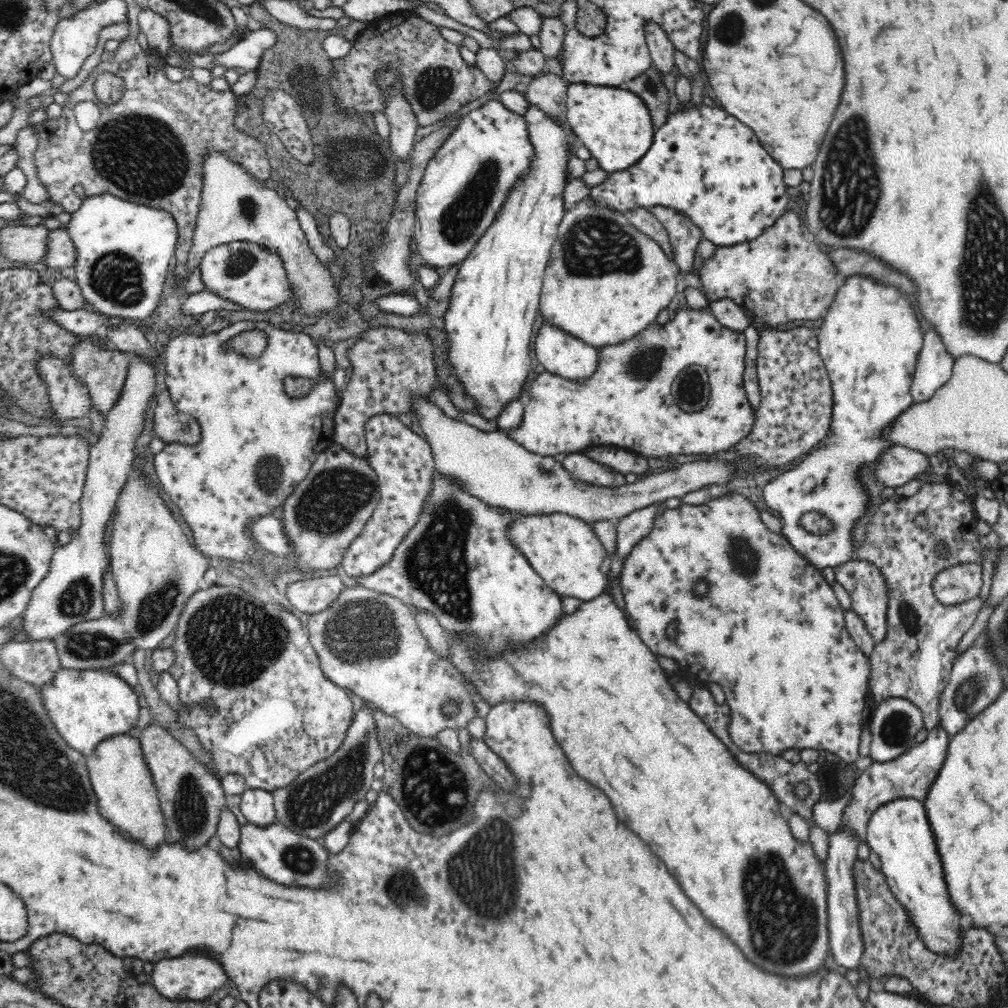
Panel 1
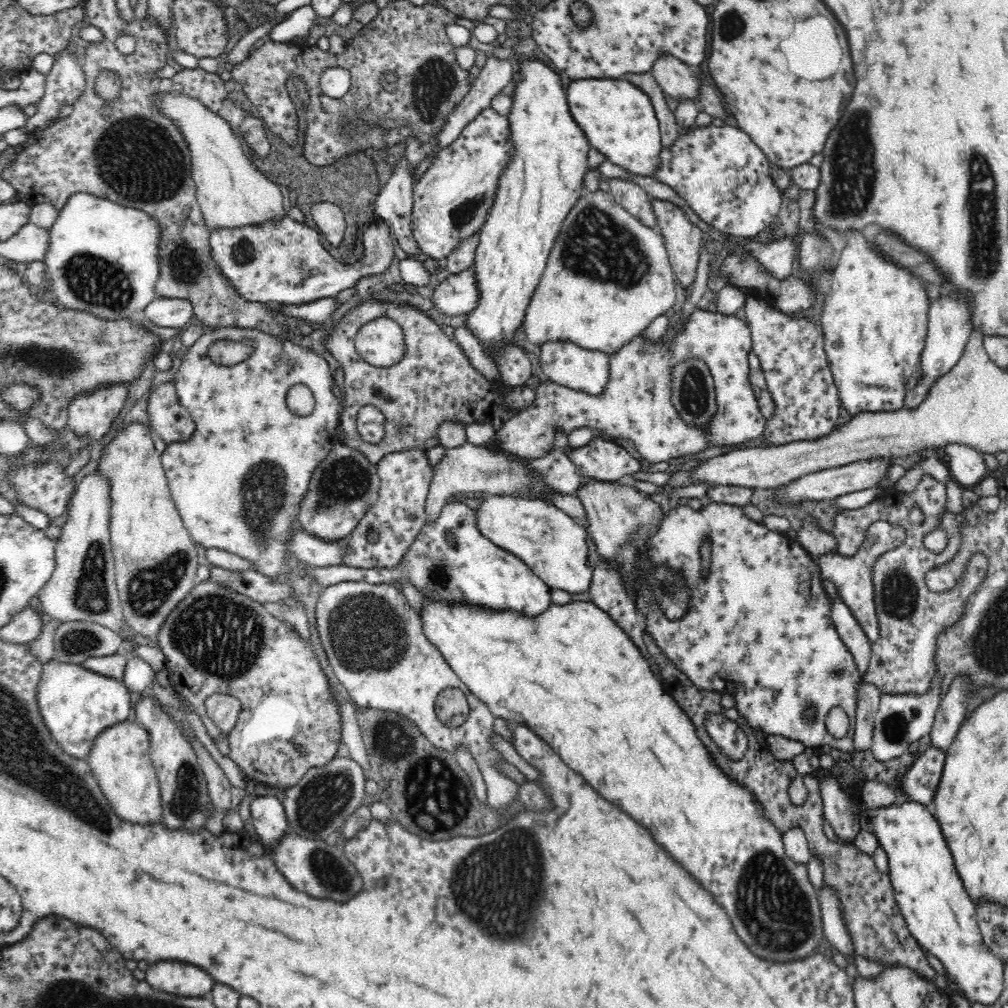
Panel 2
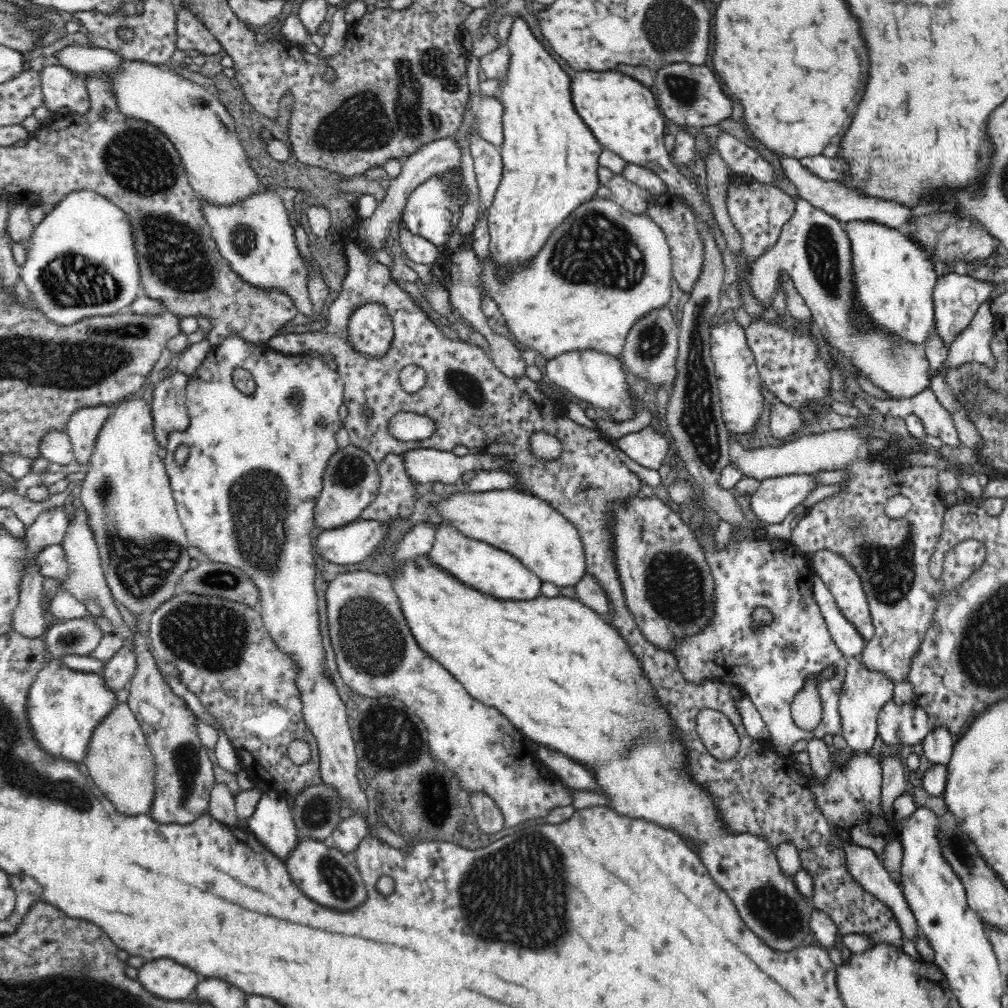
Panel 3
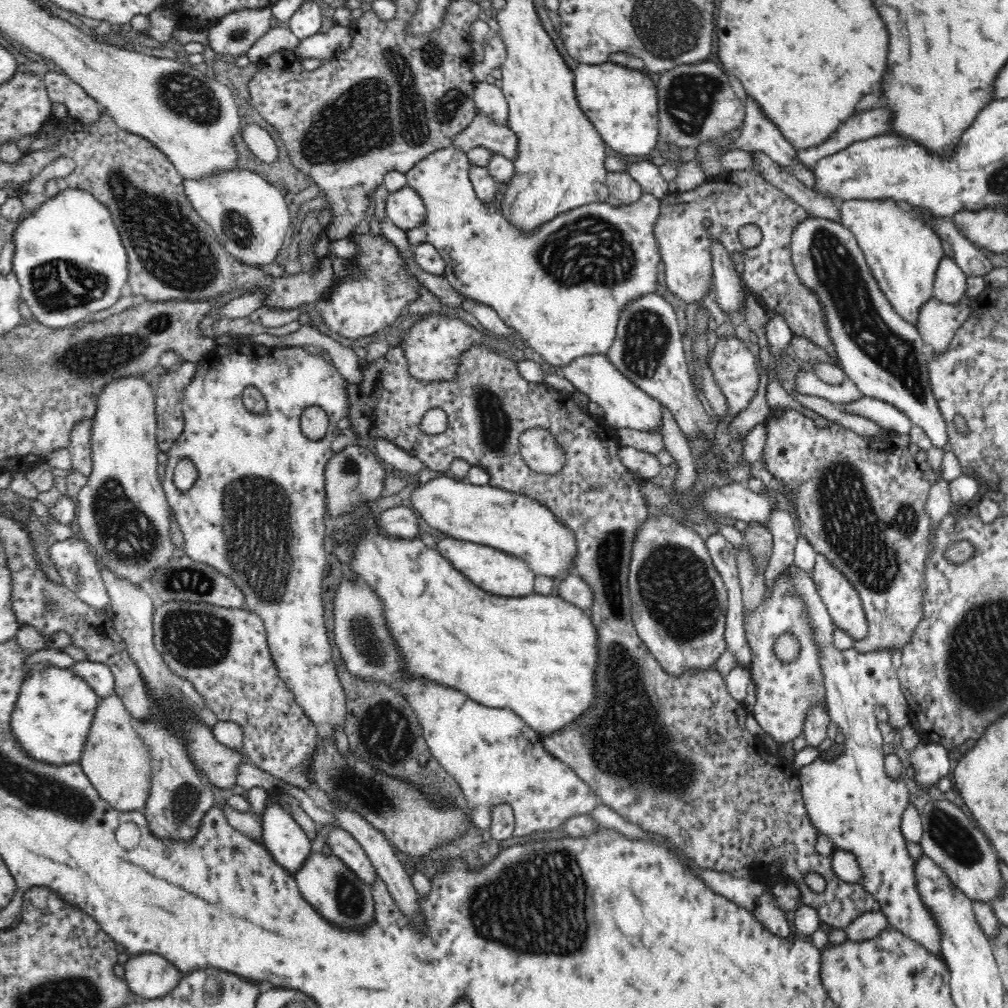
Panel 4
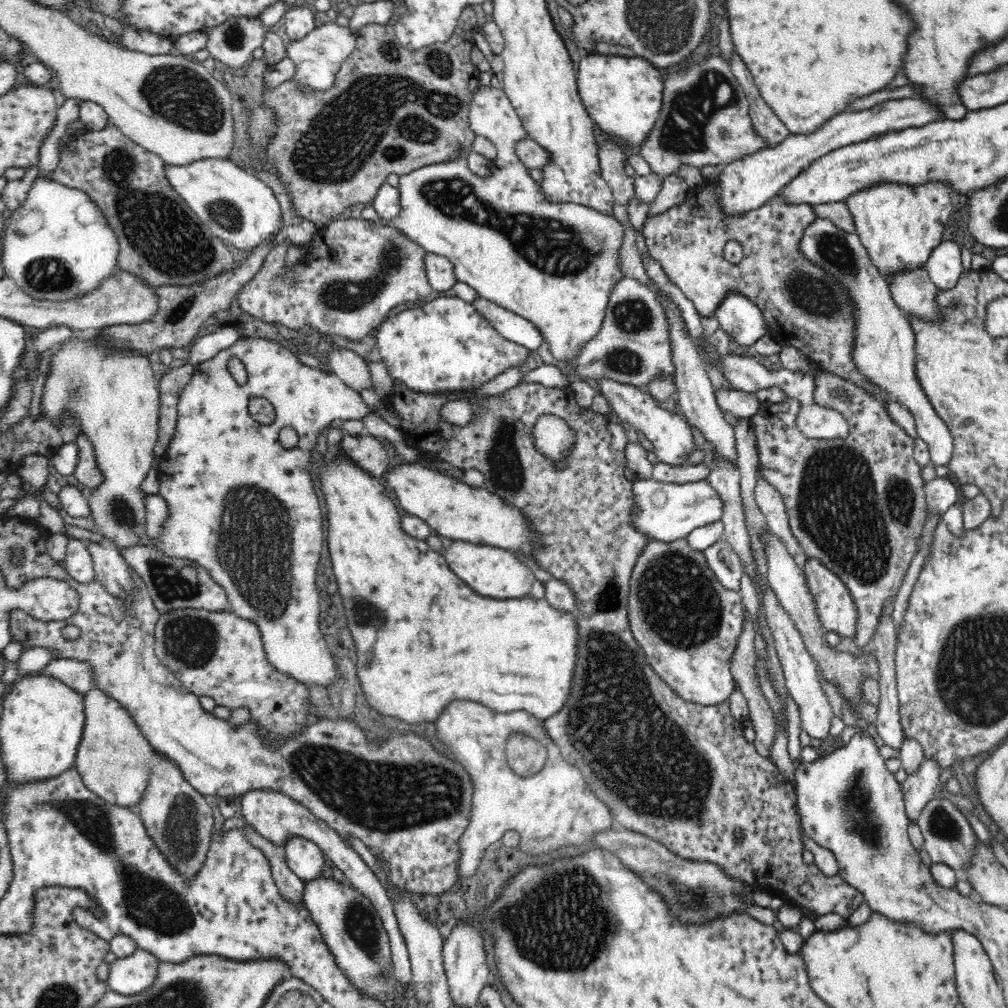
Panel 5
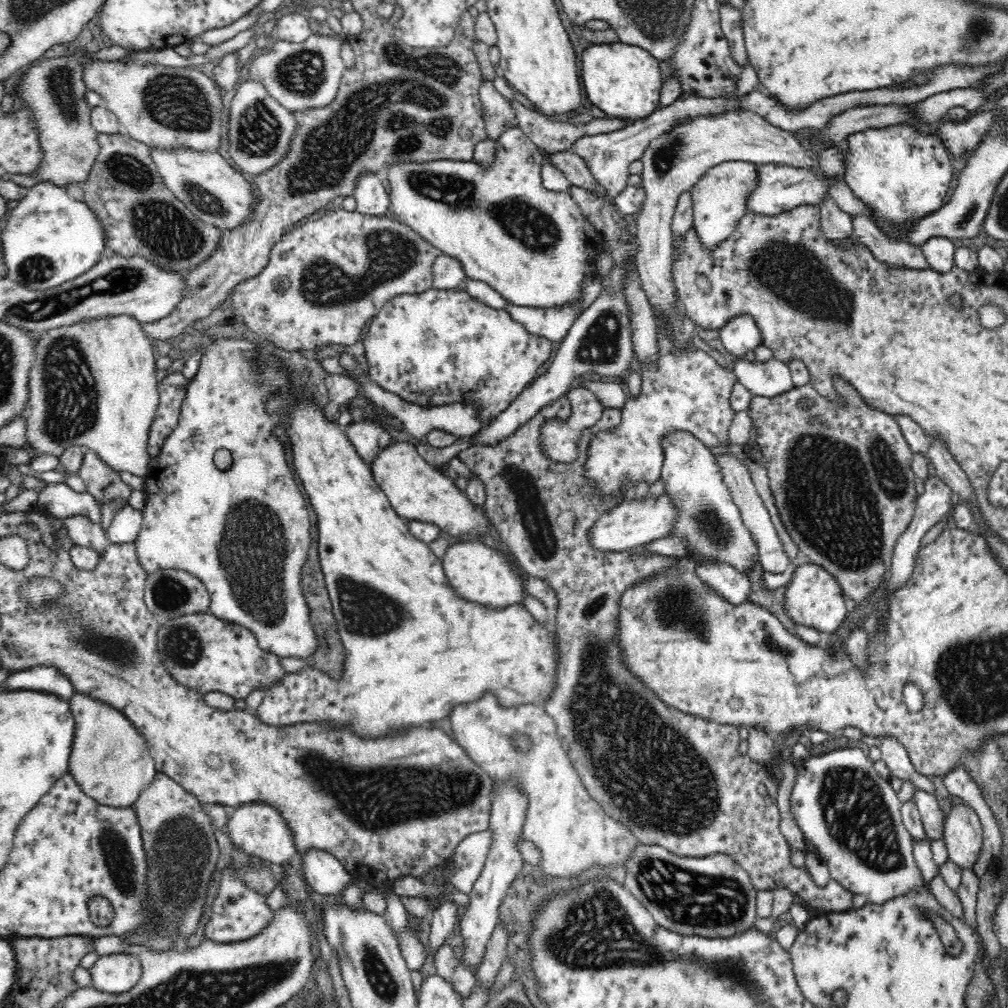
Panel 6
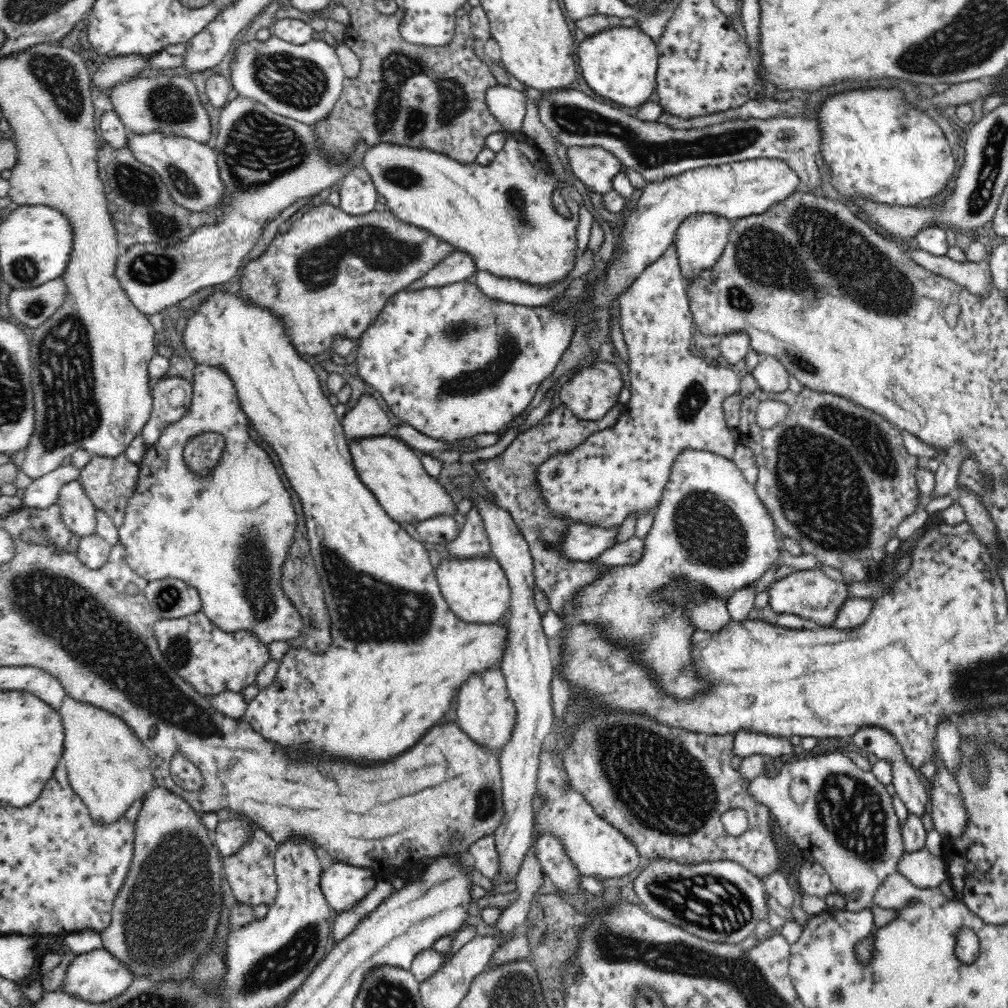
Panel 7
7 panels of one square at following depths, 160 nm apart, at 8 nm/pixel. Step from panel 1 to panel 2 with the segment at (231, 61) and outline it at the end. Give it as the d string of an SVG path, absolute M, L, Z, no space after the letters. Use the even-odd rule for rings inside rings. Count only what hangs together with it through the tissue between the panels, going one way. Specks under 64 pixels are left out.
M309 5L292 10L288 14L288 18L278 22L269 31L271 40L282 43L294 43L296 40L300 40L304 45L309 37L310 28L313 26L313 18L313 10Z

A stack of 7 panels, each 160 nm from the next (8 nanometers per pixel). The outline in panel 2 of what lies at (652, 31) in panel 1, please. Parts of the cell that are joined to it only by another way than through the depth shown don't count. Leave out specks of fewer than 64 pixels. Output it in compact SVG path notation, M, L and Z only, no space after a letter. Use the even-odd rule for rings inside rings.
M664 53L651 68L654 78L658 81L664 96L669 96L677 102L682 99L690 99L696 103L699 111L704 111L697 100L700 92L700 80L696 72L696 84L688 84L692 80L692 67L684 64L680 59Z

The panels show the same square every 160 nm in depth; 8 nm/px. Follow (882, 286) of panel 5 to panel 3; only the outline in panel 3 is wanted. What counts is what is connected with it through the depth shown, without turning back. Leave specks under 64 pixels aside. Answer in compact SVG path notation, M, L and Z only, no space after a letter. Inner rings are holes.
M799 197L795 199L796 210L794 216L784 226L778 244L768 253L762 255L752 266L747 266L746 281L749 282L752 292L756 298L759 298L765 306L770 307L773 300L774 284L777 280L778 272L786 271L793 281L795 288L802 295L805 303L810 307L813 322L816 322L822 337L838 351L840 358L843 358L849 366L856 367L860 374L865 376L866 380L872 382L874 387L886 393L886 398L900 401L902 399L911 399L915 394L926 390L931 386L931 373L929 360L920 355L920 346L910 341L900 339L898 335L890 335L885 328L879 324L873 324L868 318L863 316L857 304L857 286L855 279L852 280L852 266L846 266L842 260L844 256L852 256L852 243L850 236L843 230L842 222L835 217L827 214L812 206L810 202ZM838 246L846 246L846 254L838 250Z

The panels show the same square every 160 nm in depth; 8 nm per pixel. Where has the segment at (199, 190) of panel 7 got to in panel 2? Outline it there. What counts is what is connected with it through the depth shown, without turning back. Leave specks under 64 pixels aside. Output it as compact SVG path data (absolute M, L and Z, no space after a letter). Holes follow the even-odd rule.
M286 214L280 219L267 221L266 223L259 223L258 225L239 226L239 228L232 229L228 229L226 226L219 226L219 228L212 229L209 242L212 256L214 257L216 264L218 264L218 267L220 267L220 271L222 271L222 274L226 275L226 279L230 281L231 285L234 286L242 298L245 298L250 302L276 302L282 305L302 306L303 304L308 304L309 302L321 302L323 298L333 297L335 294L338 294L340 290L352 288L356 283L360 282L360 280L364 280L364 278L374 278L374 276L384 274L384 272L390 268L390 264L394 258L394 244L391 227L388 225L386 220L380 218L377 218L376 222L372 224L368 224L365 232L363 233L364 256L354 265L347 267L340 267L336 262L334 262L332 256L328 253L328 250L324 248L325 243L323 242L322 237L314 227L311 228L308 224L298 224L298 222L295 222Z

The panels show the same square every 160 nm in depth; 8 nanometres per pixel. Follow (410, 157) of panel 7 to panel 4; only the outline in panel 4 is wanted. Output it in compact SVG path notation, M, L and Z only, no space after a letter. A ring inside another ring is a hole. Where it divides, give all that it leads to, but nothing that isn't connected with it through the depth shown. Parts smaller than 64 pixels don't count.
M450 144L450 146L434 151L426 158L422 158L421 161L417 162L414 168L411 168L405 174L406 184L420 195L420 199L422 199L424 207L426 207L426 219L423 219L423 224L415 226L414 229L405 231L408 243L412 248L420 244L430 244L434 246L446 262L447 282L463 296L464 301L471 303L471 305L481 305L485 308L489 308L495 314L500 315L500 318L512 328L513 333L517 332L528 346L532 347L538 354L541 354L541 357L544 358L548 364L561 368L569 365L578 357L585 357L589 354L604 355L604 352L610 348L615 336L618 334L616 324L618 324L618 316L620 310L624 308L624 305L628 304L628 302L632 302L634 298L642 296L642 294L656 292L656 286L658 286L658 271L660 271L661 268L661 261L660 253L658 253L658 246L656 245L653 234L653 226L660 215L661 199L653 194L643 192L637 202L622 205L621 207L610 206L610 204L602 202L594 202L560 214L553 220L544 222L544 224L540 225L539 228L536 228L534 231L522 232L522 229L518 229L518 226L514 225L514 223L510 223L510 219L506 218L506 215L502 213L502 190L504 190L504 192L507 191L507 186L511 178L508 178L506 182L497 184L497 190L499 190L497 191L497 196L499 197L496 197L495 200L500 200L500 206L492 206L492 203L484 203L479 200L469 177L469 168L471 165L467 152L464 152L459 146Z

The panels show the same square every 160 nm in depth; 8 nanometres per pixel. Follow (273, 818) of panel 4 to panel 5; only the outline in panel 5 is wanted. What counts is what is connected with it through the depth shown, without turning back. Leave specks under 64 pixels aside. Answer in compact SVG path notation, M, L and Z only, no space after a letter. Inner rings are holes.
M294 837L285 844L285 851L289 869L304 882L322 877L326 861L323 850L315 842Z

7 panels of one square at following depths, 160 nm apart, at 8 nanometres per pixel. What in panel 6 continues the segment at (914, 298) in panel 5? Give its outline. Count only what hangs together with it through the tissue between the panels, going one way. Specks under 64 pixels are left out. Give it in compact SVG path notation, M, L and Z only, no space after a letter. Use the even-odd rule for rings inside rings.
M853 216L854 233L858 239L868 241L865 246L872 254L888 267L904 267L908 269L931 269L930 263L918 245L891 238L879 226L864 216Z

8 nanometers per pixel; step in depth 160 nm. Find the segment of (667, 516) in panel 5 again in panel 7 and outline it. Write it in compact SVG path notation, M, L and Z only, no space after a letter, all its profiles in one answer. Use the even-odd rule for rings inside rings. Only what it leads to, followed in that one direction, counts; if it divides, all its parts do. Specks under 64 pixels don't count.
M570 522L560 540L560 556L584 563L598 558L604 550L611 548L616 527L604 529L584 523Z

